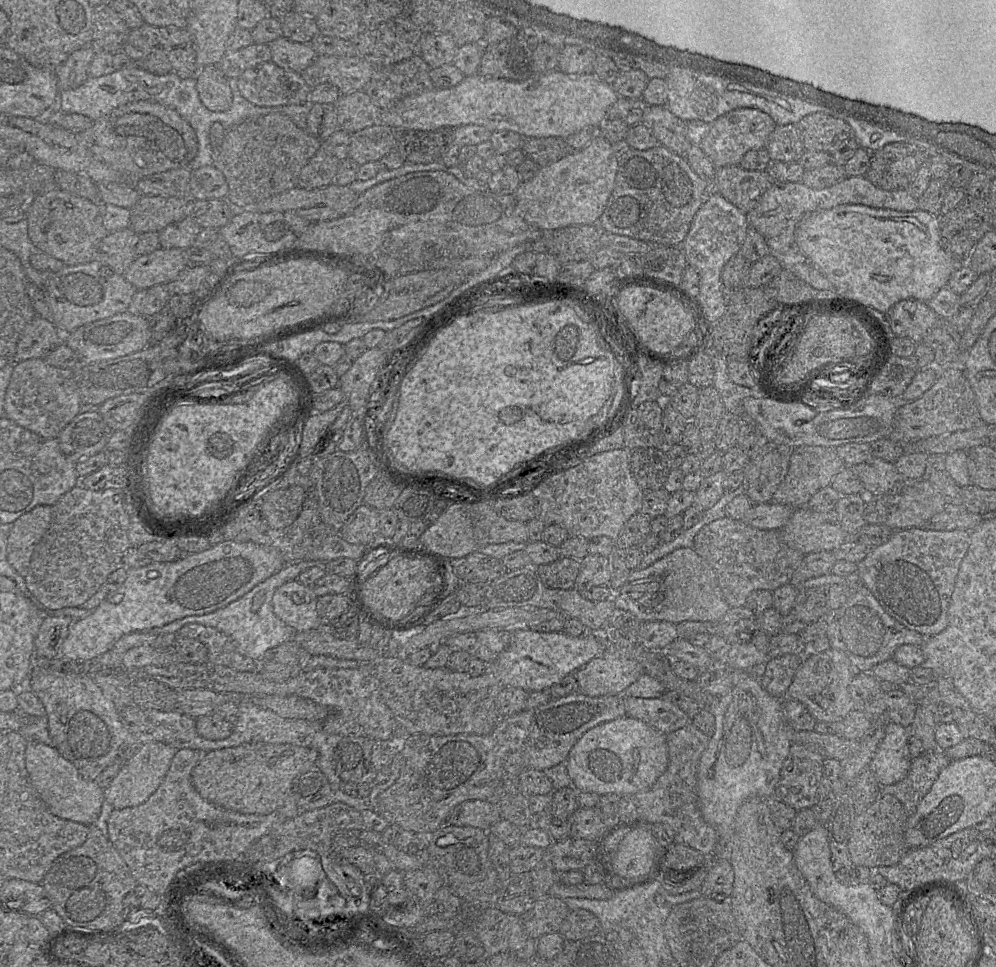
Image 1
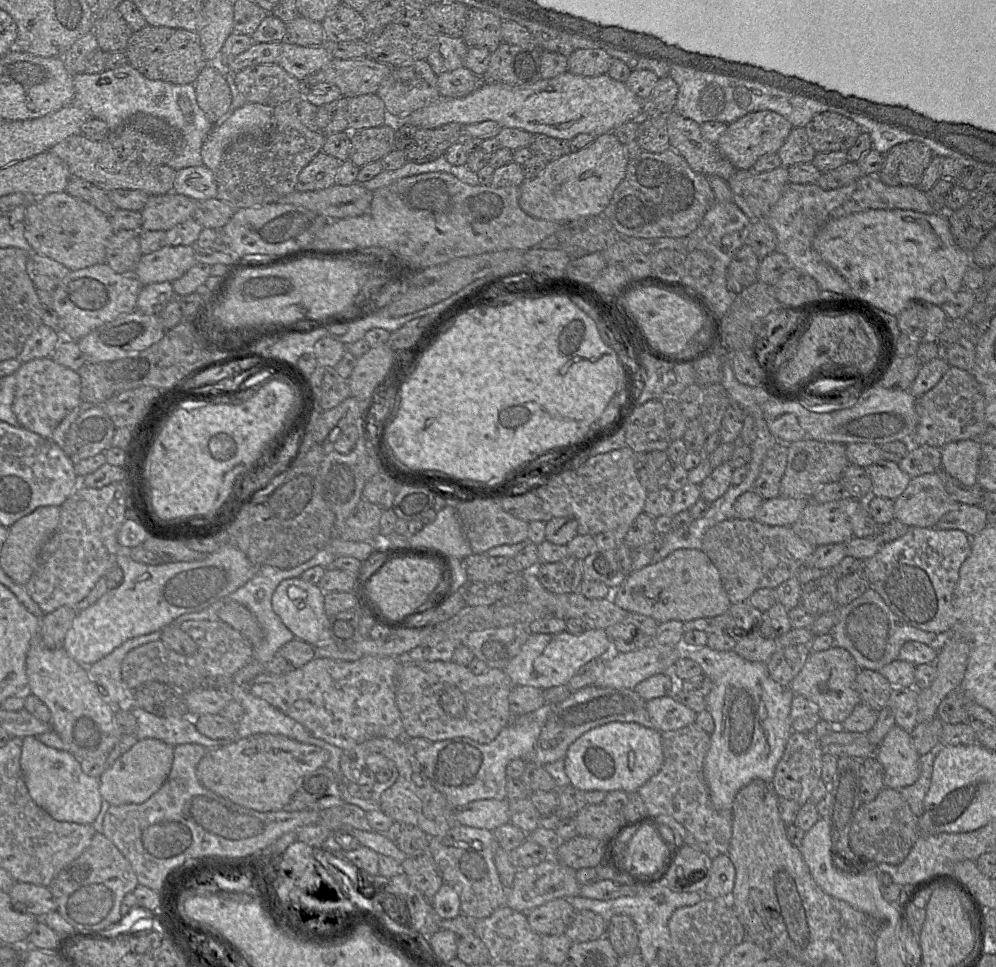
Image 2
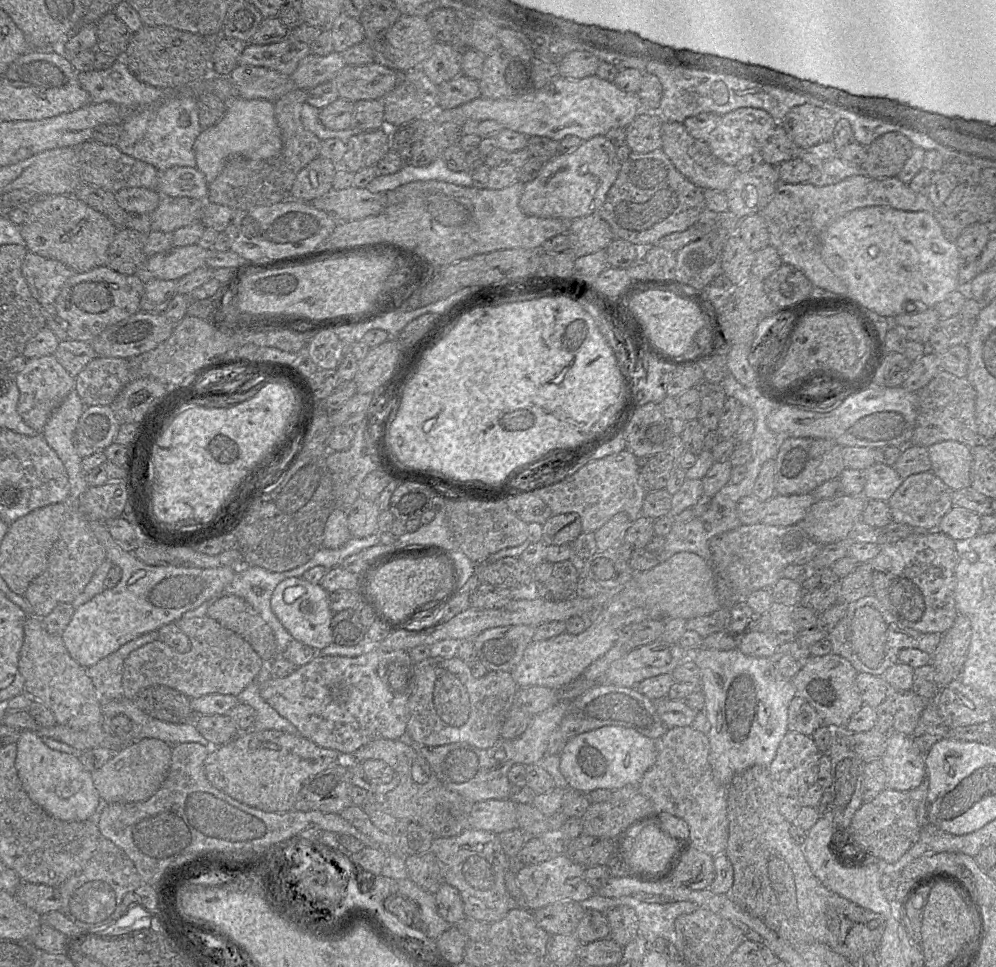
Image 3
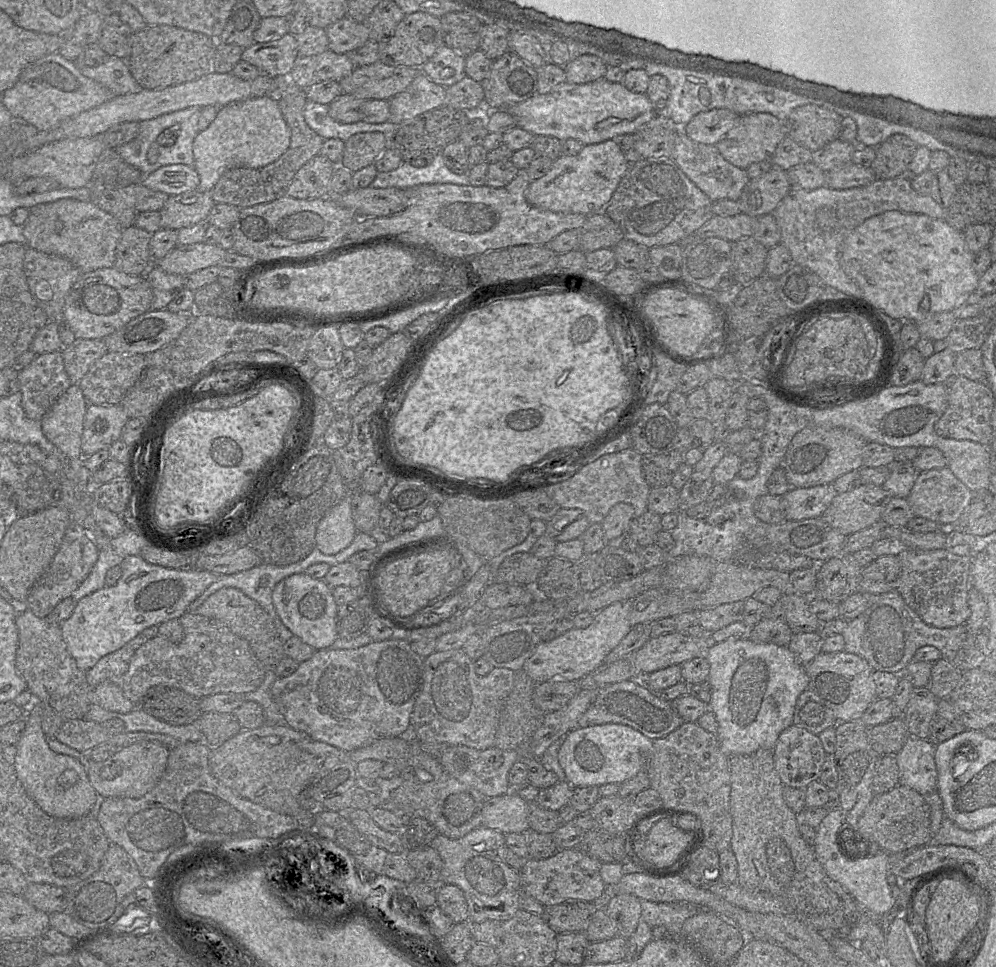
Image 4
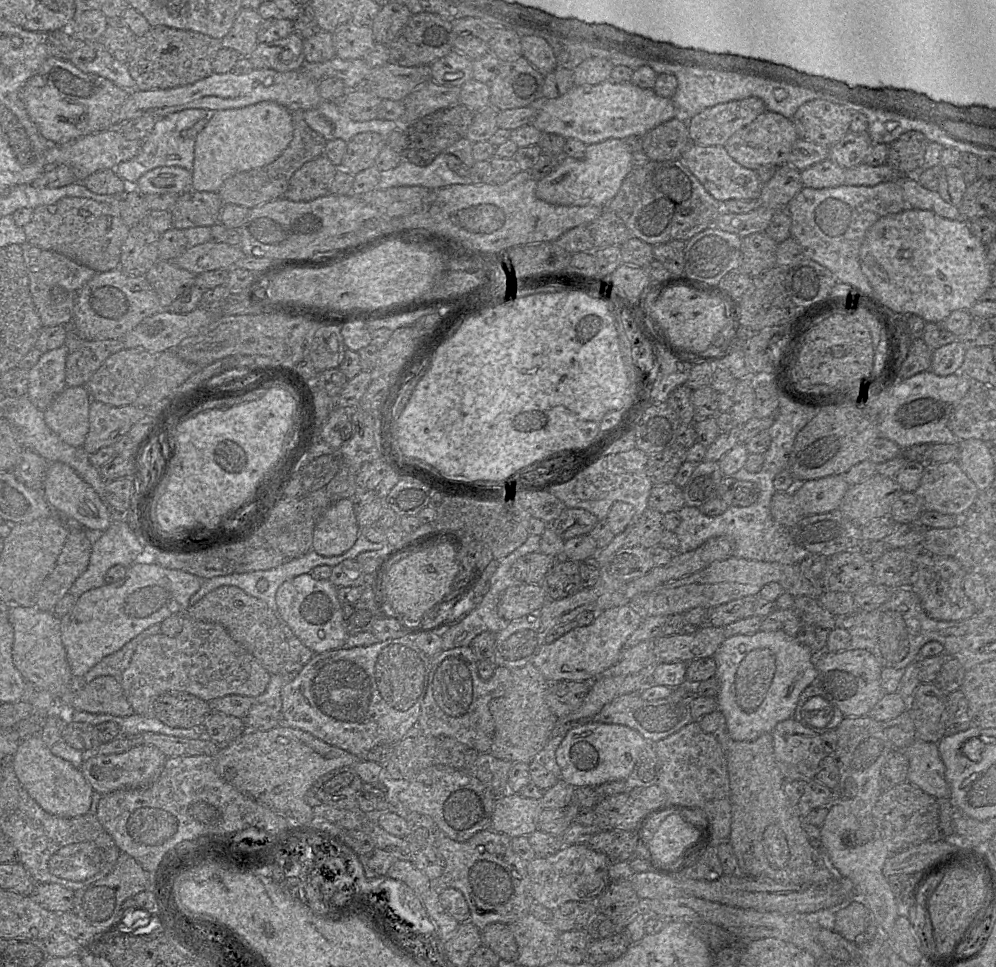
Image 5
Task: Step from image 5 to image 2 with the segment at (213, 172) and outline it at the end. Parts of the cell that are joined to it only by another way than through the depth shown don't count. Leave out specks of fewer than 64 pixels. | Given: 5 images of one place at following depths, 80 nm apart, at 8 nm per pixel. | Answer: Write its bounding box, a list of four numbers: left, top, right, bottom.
[201,103,273,172]

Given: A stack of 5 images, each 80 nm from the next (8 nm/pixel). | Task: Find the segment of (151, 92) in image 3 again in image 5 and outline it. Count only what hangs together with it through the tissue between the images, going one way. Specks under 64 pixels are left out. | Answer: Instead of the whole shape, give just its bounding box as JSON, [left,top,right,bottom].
[75,42,210,187]

